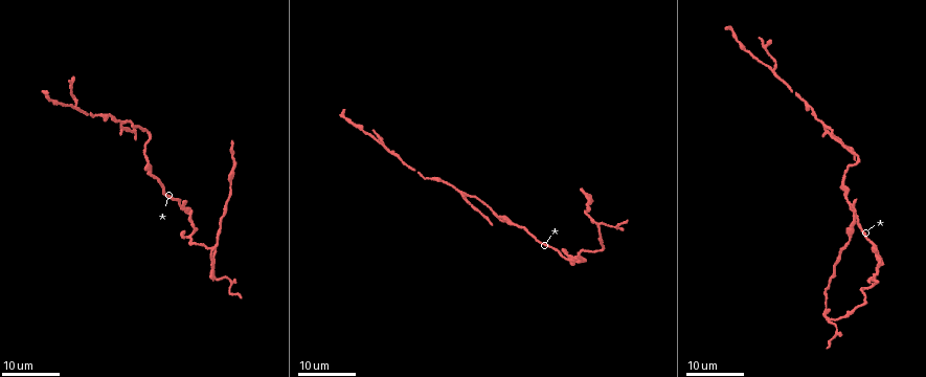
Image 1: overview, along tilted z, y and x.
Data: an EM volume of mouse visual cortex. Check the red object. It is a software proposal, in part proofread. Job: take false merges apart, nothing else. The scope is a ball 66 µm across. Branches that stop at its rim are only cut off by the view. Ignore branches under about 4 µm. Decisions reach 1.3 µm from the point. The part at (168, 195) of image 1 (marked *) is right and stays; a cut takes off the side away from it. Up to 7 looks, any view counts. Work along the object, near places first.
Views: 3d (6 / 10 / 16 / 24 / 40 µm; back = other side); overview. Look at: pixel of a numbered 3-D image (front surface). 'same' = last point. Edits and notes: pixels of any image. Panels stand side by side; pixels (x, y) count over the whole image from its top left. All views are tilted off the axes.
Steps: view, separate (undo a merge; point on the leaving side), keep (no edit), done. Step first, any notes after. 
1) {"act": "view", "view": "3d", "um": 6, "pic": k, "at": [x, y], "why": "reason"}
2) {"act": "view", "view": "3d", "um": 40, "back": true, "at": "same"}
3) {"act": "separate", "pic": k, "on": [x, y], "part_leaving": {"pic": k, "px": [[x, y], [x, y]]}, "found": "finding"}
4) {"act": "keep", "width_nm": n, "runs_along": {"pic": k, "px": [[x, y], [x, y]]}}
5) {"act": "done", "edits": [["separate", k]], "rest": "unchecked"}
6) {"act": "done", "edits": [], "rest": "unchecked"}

{"act": "view", "view": "3d", "um": 16, "pic": 1, "at": [150, 134], "why": "thick turns thin"}

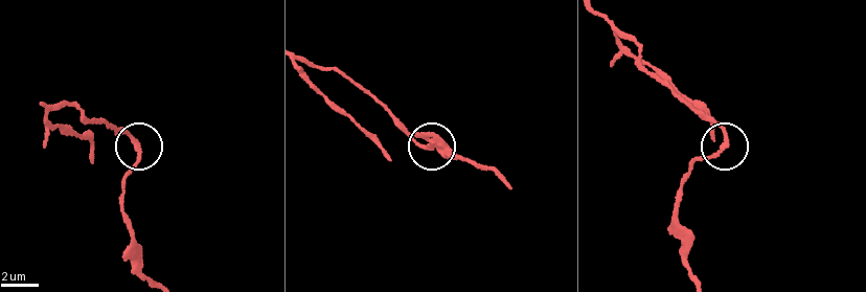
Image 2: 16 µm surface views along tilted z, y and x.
{"act": "view", "view": "3d", "um": 6, "pic": 2, "at": [136, 143], "why": "zoom in"}

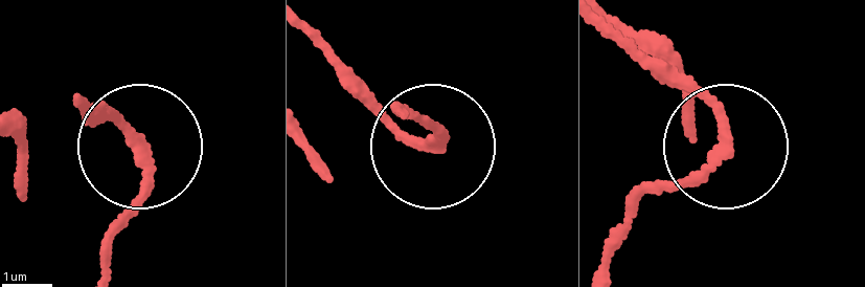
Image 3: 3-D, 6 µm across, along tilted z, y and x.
{"act": "keep", "width_nm": 210, "found": "all the same cell"}

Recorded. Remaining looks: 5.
{"act": "view", "view": "3d", "um": 24, "pic": 1, "at": [443, 182], "why": "sudden change in width"}

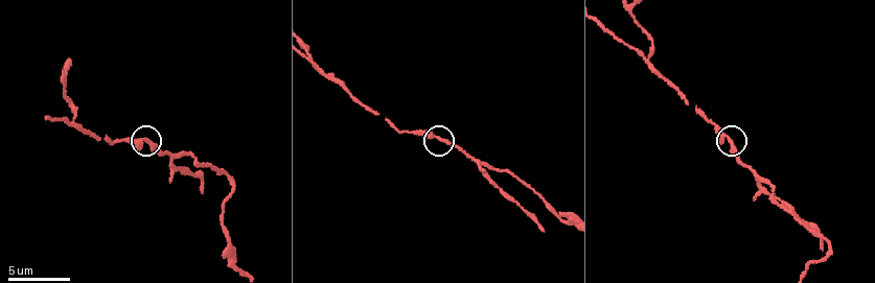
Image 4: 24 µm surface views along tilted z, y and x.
{"act": "view", "view": "3d", "um": 10, "pic": 4, "at": [145, 141], "why": "closer look"}

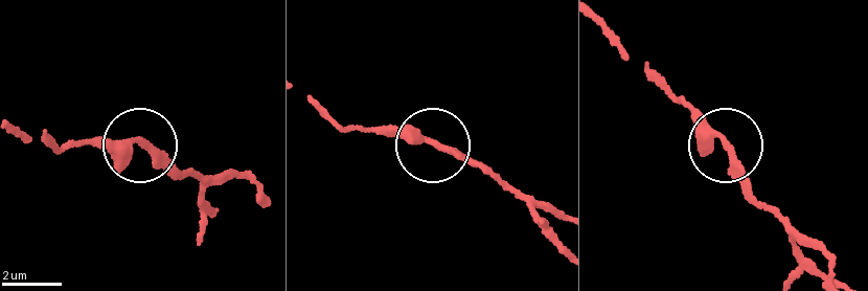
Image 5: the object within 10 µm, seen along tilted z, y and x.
{"act": "keep", "runs_along": {"pic": 5, "px": [[828, 274], [819, 249], [749, 187], [722, 138], [682, 102]]}, "found": "one cell here"}

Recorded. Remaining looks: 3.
{"act": "view", "view": "3d", "um": 6, "pic": 4, "at": [647, 59], "why": "thin arm on a thick one"}

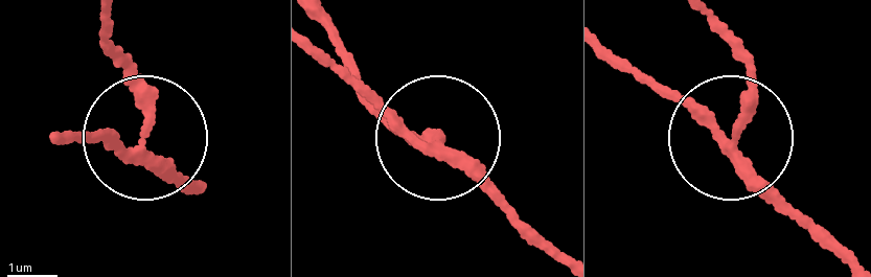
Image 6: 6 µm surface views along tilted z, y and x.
{"act": "separate", "pic": 6, "on": [158, 90], "width_nm": 220, "part_leaving": {"pic": 6, "px": [[150, 161], [150, 95], [102, 15]]}, "found": "a second cell is stuck on"}

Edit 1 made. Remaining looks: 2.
{"act": "done", "edits": [["separate", 6]], "rest": "unchecked"}

